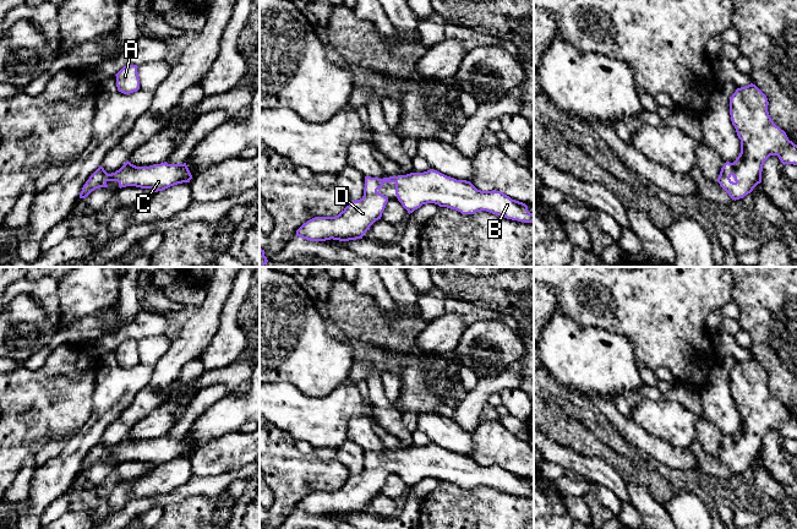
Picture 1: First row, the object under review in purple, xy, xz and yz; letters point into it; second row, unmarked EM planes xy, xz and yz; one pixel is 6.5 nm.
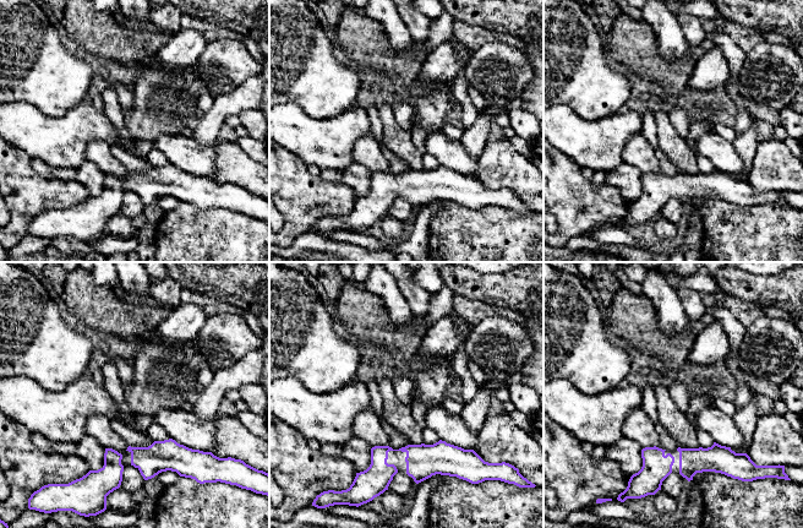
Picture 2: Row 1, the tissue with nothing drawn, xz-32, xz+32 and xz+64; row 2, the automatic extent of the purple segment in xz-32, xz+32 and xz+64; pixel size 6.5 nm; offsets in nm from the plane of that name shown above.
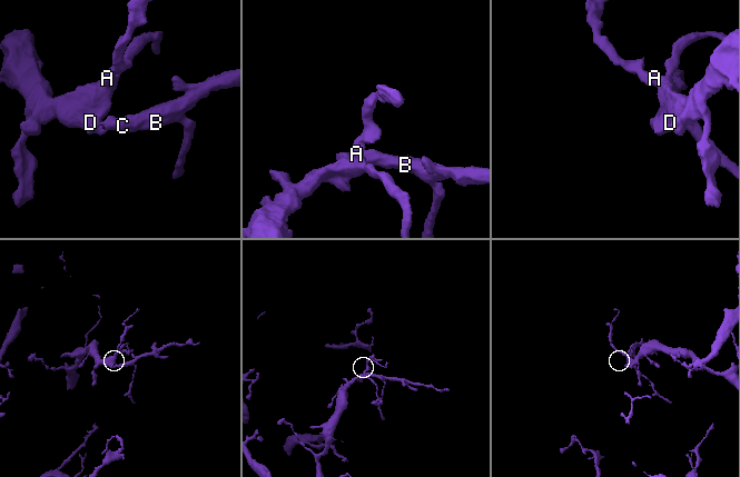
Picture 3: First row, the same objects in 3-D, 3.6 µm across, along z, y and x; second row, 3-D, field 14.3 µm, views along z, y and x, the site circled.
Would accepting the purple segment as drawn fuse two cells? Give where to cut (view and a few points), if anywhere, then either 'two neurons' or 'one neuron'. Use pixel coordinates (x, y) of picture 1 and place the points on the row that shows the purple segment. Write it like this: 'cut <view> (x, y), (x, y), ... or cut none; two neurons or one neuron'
cut none; one neuron

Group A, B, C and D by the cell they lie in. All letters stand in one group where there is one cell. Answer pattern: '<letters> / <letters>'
A B C D

